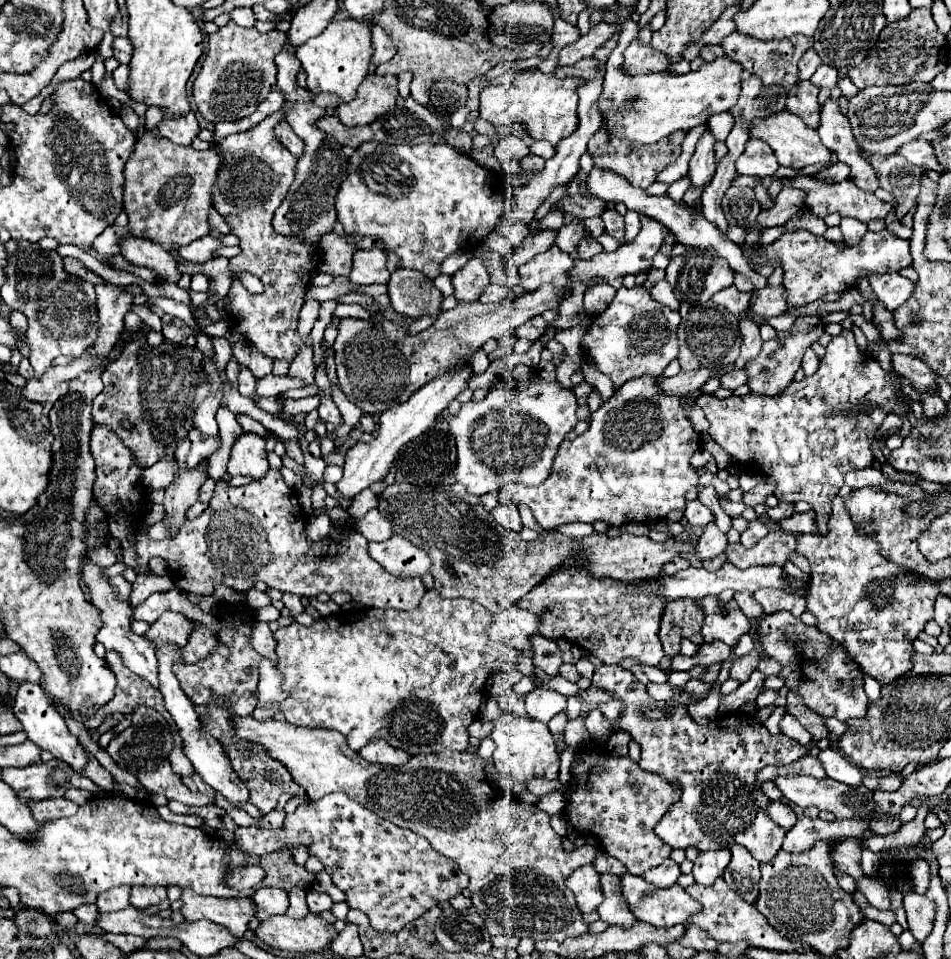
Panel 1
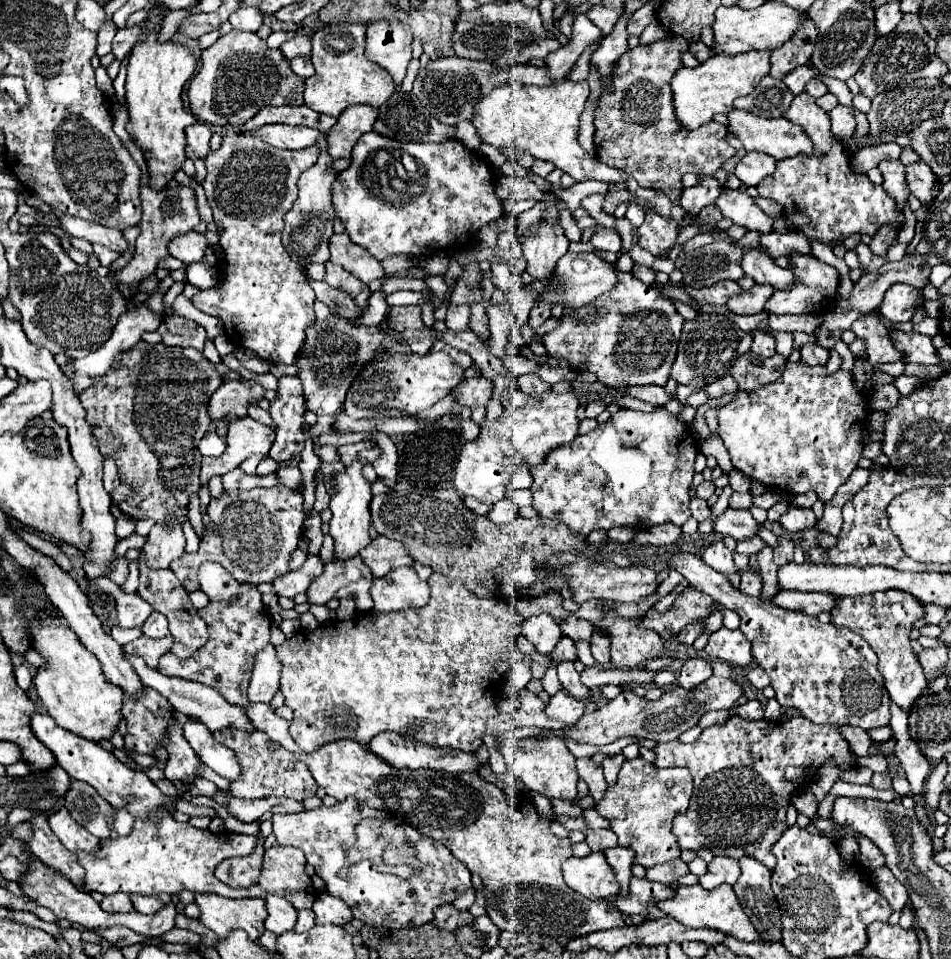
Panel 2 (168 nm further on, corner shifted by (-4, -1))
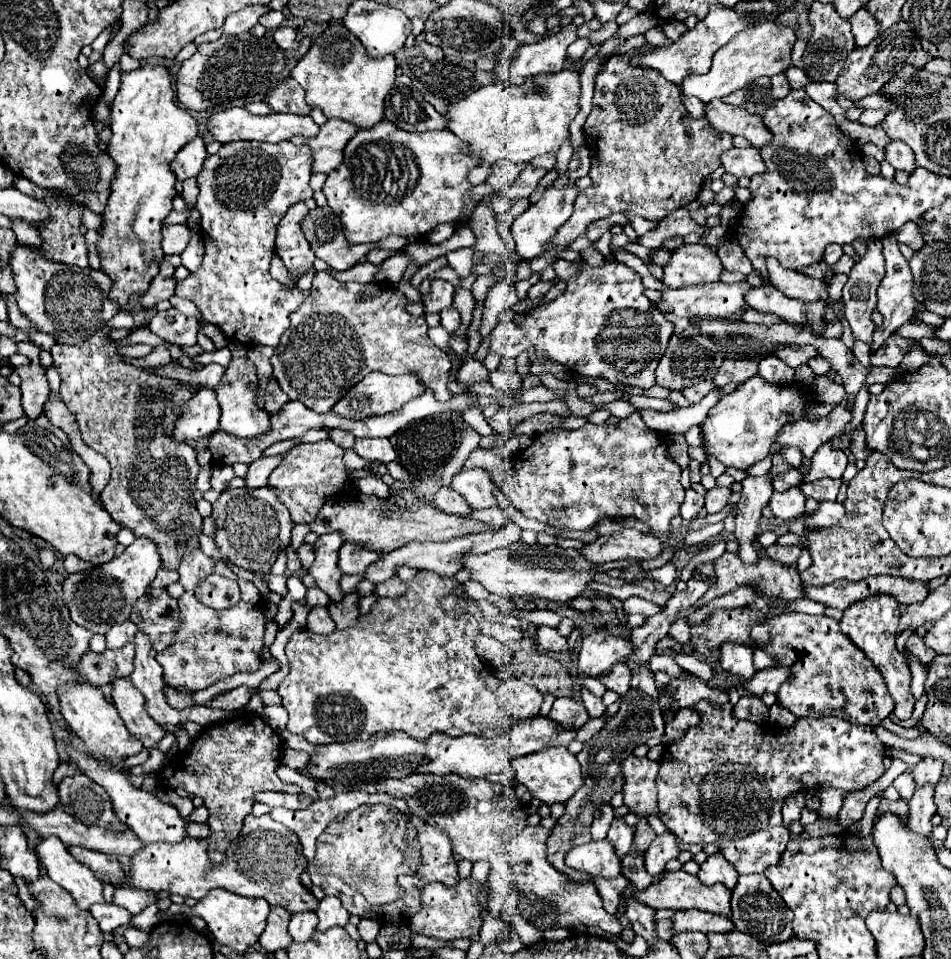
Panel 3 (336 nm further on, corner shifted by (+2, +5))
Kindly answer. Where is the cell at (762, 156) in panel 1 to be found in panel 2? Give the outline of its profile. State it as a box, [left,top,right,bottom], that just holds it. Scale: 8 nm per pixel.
[736,153,776,185]

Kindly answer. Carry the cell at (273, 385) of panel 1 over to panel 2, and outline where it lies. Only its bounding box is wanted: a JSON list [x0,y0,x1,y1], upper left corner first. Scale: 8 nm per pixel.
[208,381,264,421]

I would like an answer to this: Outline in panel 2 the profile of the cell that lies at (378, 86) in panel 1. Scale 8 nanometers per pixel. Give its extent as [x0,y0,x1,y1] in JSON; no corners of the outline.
[326,105,378,159]

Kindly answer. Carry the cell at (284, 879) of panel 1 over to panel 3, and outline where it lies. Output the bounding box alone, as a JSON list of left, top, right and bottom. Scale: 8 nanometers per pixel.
[122,815,318,913]

